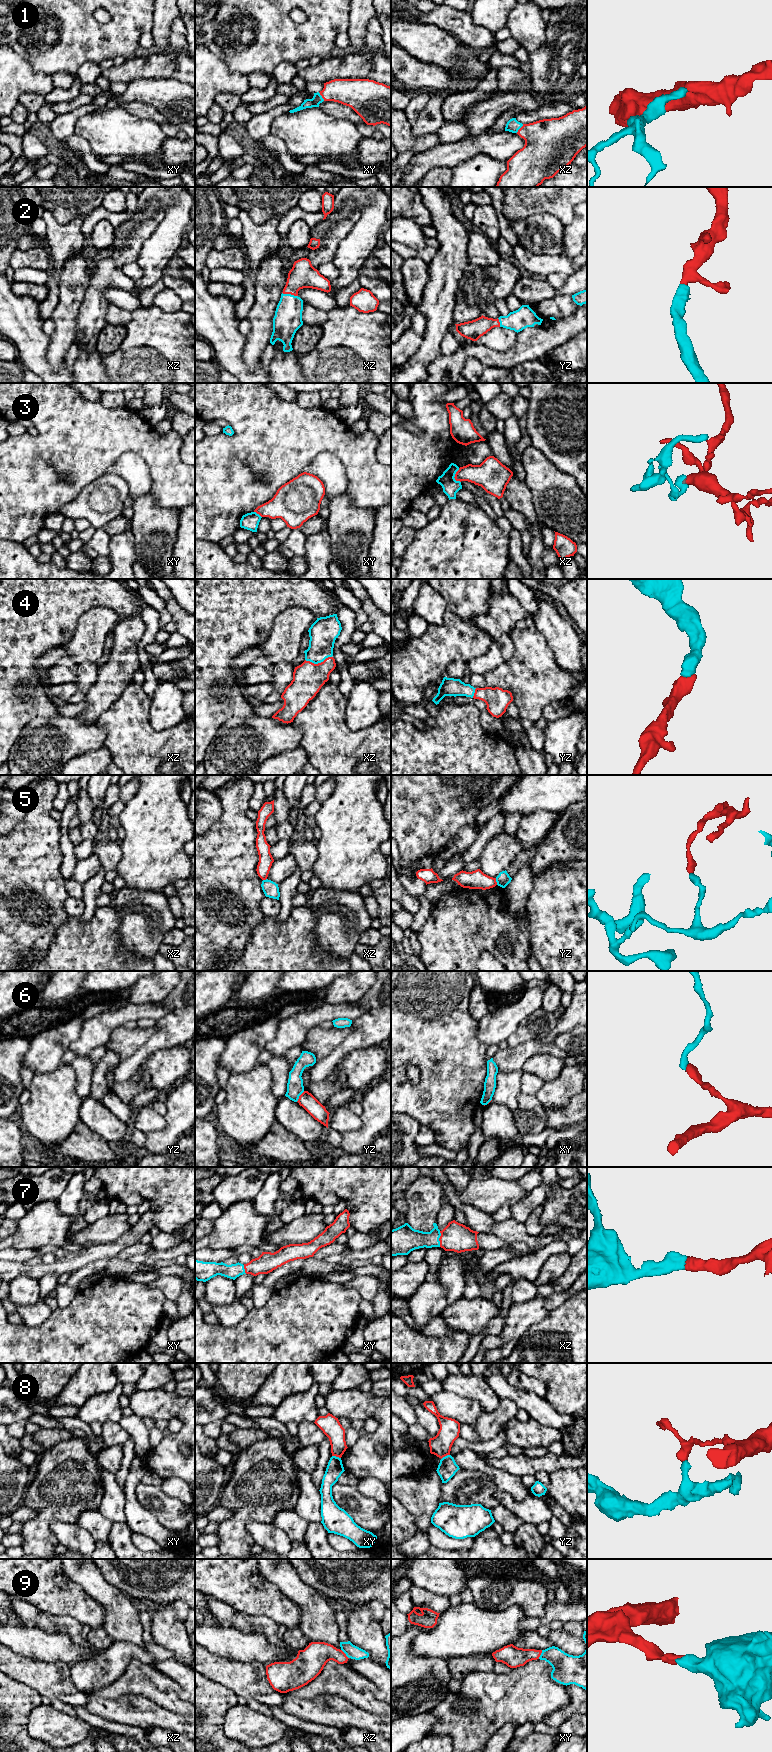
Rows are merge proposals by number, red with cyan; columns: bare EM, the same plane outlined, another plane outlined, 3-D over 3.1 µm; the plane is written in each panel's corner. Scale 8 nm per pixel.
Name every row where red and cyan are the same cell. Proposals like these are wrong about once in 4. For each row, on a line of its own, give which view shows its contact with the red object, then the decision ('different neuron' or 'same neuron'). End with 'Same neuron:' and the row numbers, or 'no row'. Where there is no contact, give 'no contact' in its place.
1: xy | same neuron
2: xz | same neuron
3: xz | different neuron
4: xz | same neuron
5: yz | different neuron
6: yz | different neuron
7: xz | same neuron
8: xy | different neuron
9: xz | same neuron
Same neuron: 1, 2, 4, 7, 9

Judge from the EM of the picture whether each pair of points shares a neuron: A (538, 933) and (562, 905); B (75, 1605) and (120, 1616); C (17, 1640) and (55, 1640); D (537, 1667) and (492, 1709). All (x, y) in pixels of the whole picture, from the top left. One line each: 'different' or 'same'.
A: same
B: different
C: same
D: same

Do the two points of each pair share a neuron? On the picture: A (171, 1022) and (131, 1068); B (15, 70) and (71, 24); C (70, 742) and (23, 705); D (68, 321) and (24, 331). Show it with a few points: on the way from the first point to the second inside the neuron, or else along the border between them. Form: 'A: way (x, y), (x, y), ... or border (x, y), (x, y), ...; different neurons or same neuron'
A: way (164, 1033), (140, 1057); same neuron
B: border (10, 46), (23, 55), (35, 71), (46, 74); different neurons
C: border (59, 714), (53, 717), (35, 717), (20, 732); different neurons
D: border (50, 336), (46, 359); different neurons

